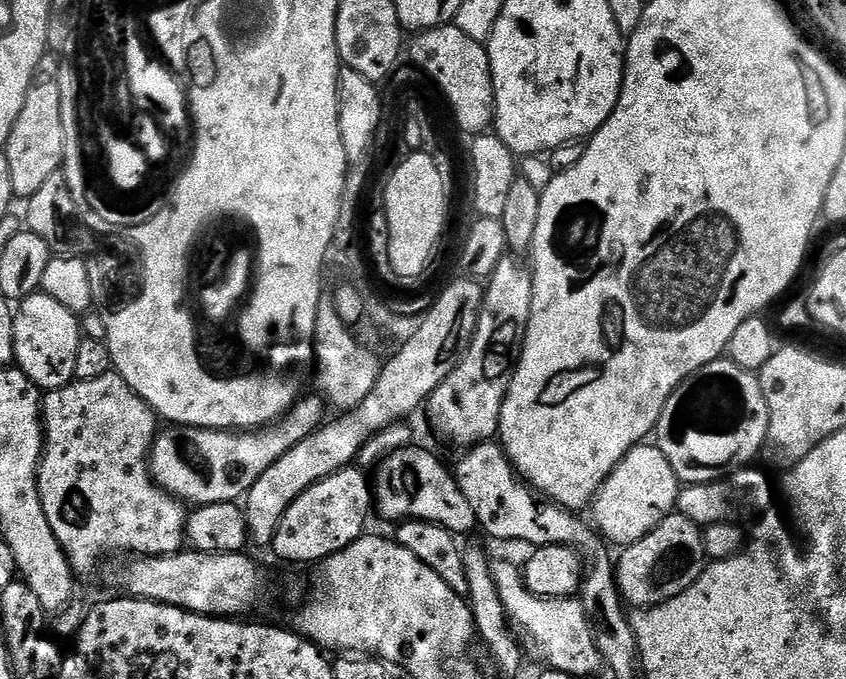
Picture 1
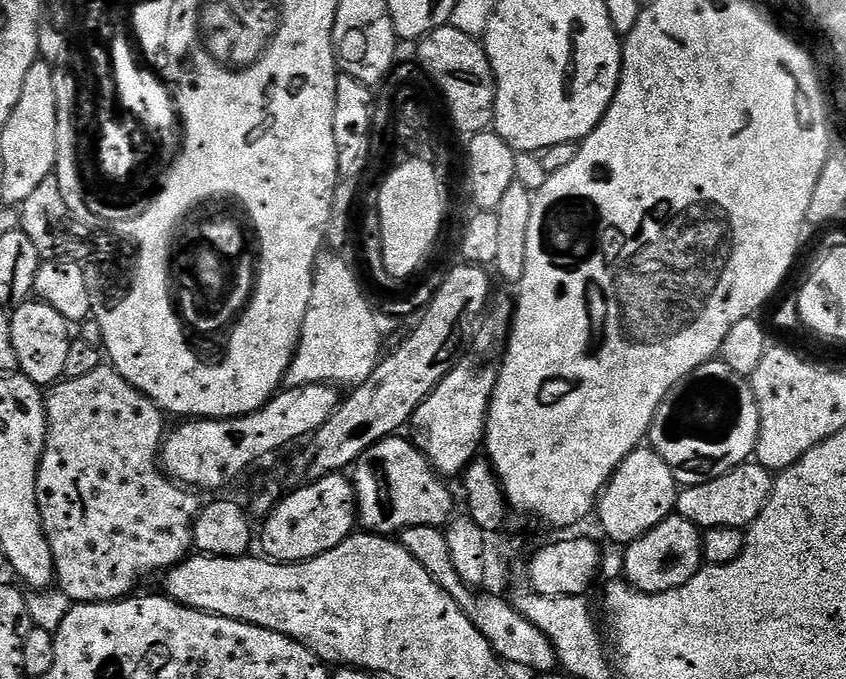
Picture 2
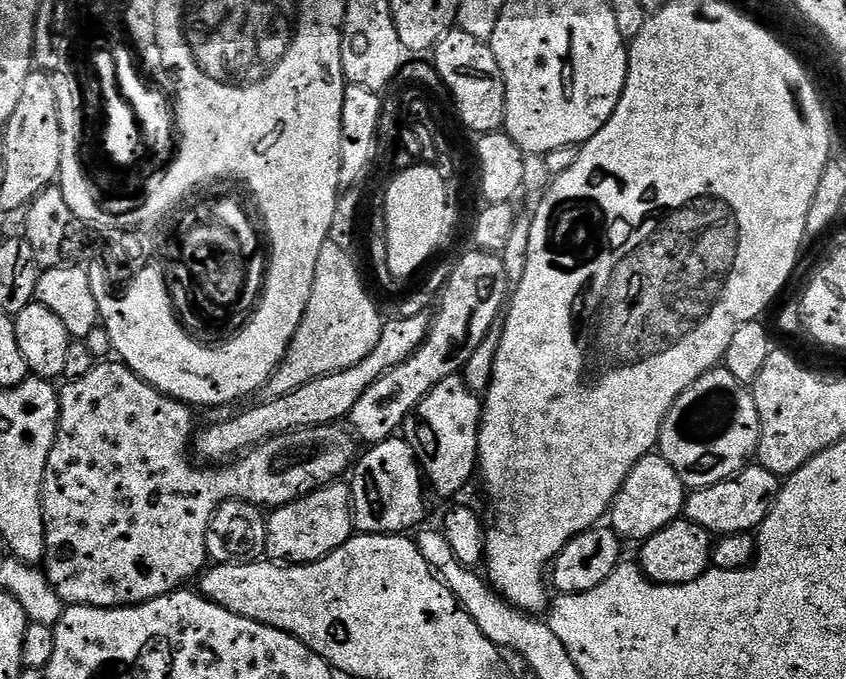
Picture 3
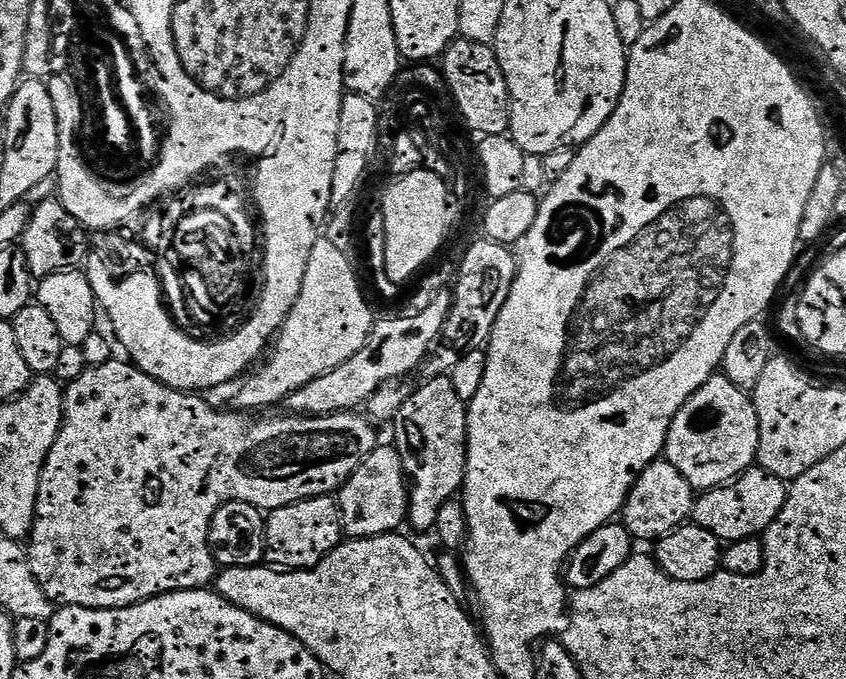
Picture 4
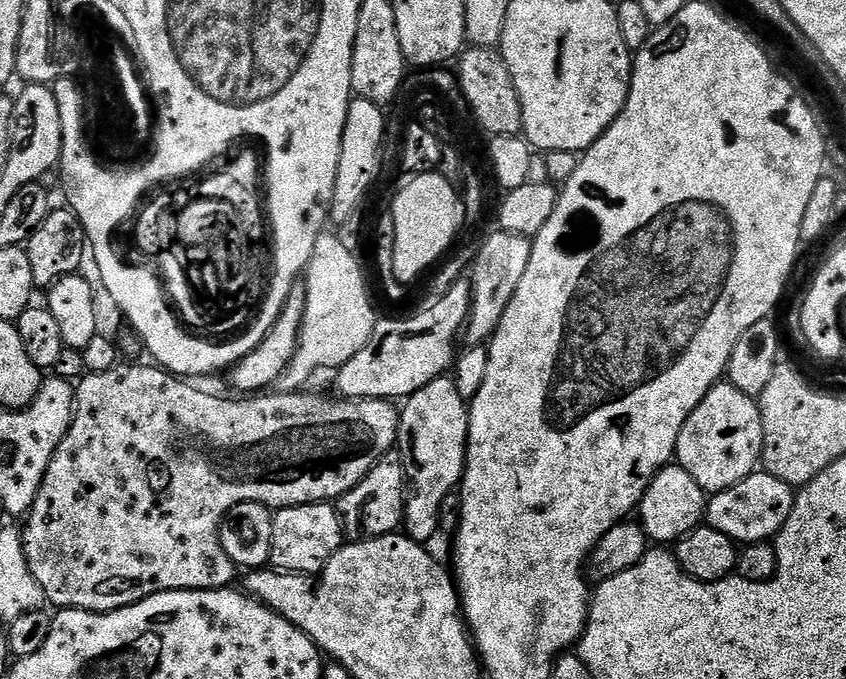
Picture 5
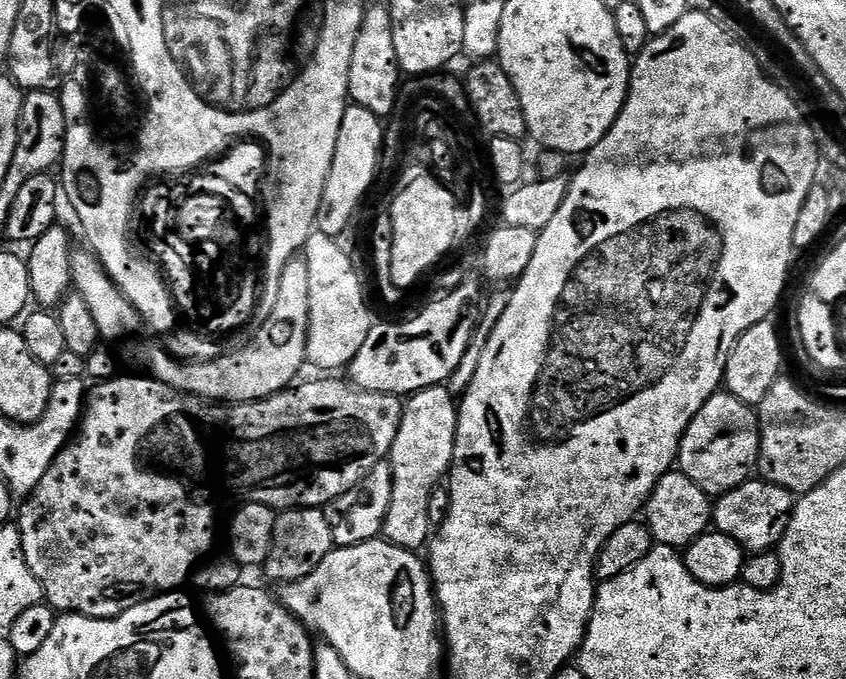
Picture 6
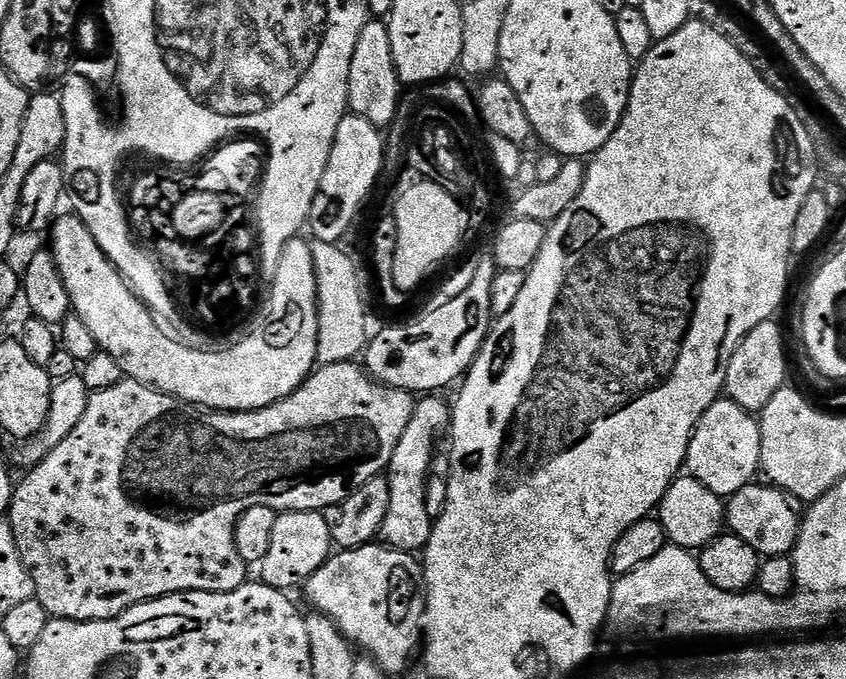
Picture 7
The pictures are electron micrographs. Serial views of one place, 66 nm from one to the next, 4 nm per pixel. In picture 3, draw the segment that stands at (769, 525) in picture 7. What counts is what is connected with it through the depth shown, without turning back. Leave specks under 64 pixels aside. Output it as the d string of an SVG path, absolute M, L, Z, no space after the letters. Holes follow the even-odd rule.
M752 462L729 480L689 491L684 501L683 515L707 532L720 536L733 536L739 532L755 533L771 514L781 487L781 477L775 476L760 463Z

